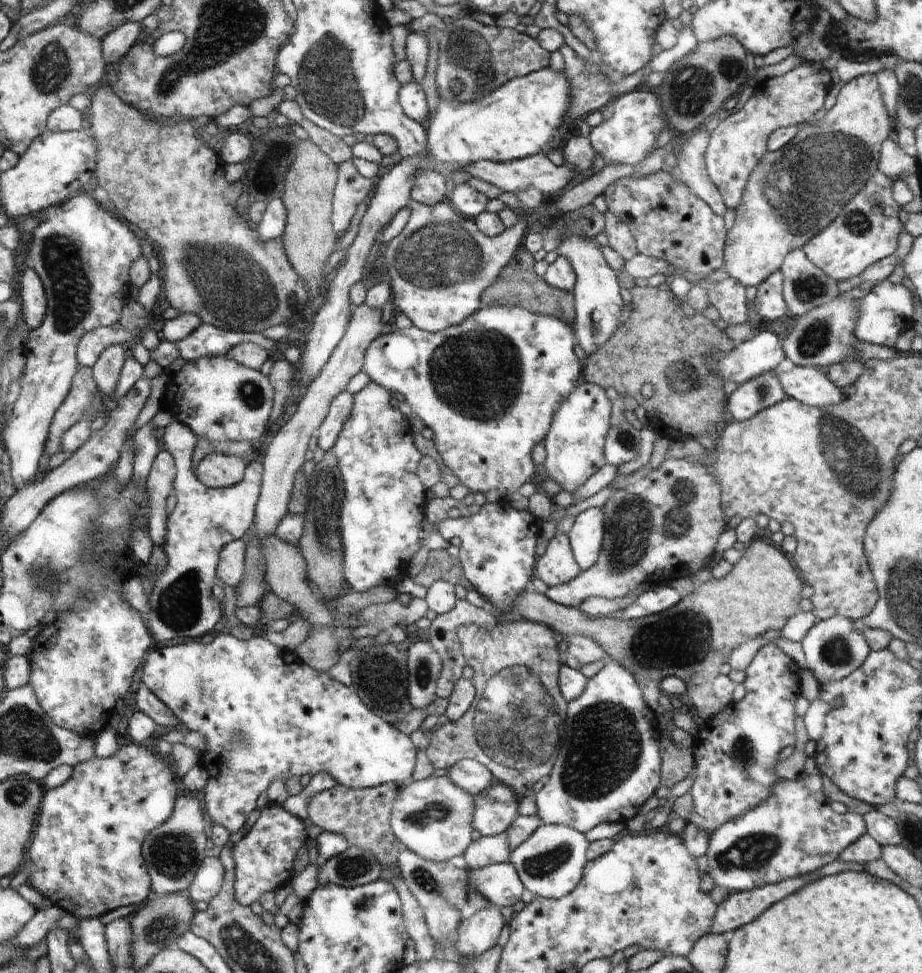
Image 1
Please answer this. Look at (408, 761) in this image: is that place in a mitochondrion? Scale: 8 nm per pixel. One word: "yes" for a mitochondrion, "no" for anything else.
no

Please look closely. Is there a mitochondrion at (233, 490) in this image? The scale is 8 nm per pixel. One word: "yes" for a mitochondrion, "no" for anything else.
no

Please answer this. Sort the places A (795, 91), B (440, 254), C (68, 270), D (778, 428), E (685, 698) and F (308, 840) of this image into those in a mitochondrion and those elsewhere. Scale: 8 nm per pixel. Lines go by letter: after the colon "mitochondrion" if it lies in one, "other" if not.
A: other
B: mitochondrion
C: mitochondrion
D: other
E: other
F: other

